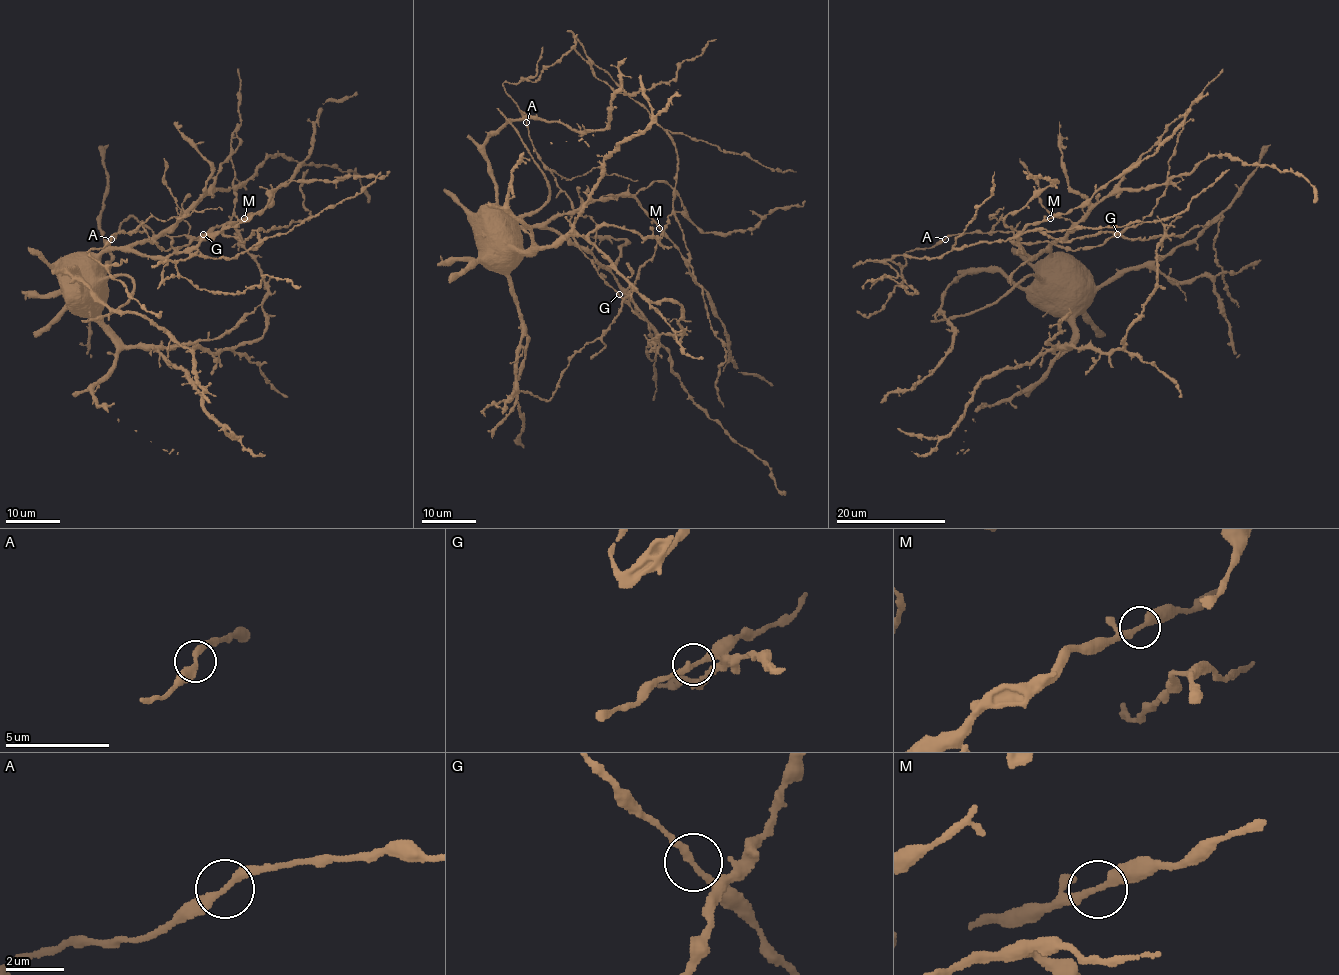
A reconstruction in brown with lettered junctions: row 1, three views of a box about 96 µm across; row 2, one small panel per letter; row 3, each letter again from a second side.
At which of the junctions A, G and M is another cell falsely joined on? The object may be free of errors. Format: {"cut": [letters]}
{"cut": []}

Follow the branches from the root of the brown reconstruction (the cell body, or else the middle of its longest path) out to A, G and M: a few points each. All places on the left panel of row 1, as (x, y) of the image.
A: (73, 275), (243, 184), (233, 181), (233, 216), (183, 246), (163, 251), (146, 231), (110, 238)
G: (73, 275), (105, 252), (131, 249), (166, 231), (202, 197), (243, 184), (233, 181), (233, 216), (203, 234)
M: (73, 275), (109, 251), (133, 249), (146, 256), (191, 251), (226, 225), (244, 218)

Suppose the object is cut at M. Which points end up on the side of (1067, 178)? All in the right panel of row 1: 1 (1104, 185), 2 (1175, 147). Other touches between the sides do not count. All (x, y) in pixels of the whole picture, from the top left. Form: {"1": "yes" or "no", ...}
{"1": "no", "2": "yes"}

